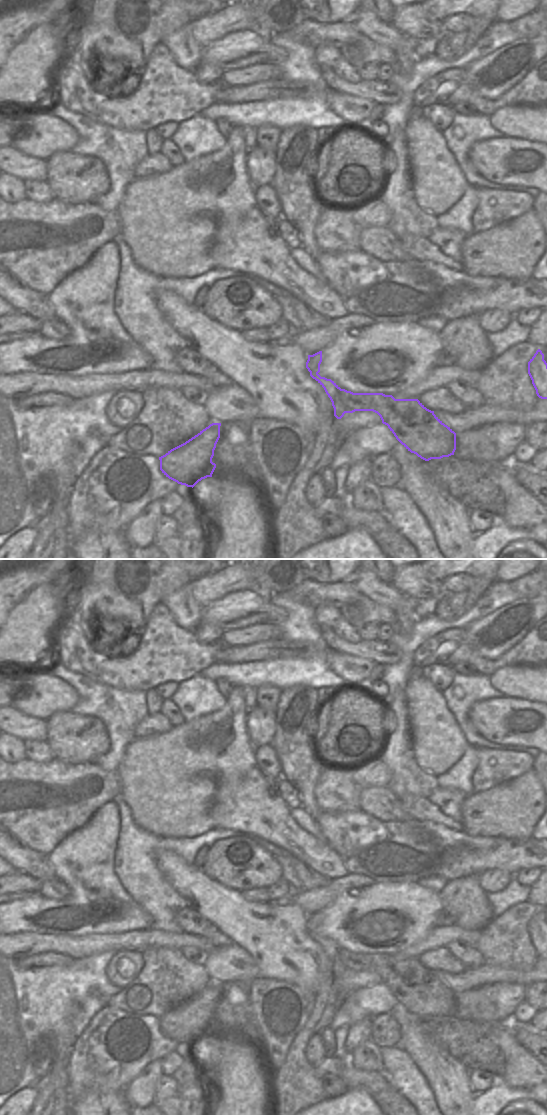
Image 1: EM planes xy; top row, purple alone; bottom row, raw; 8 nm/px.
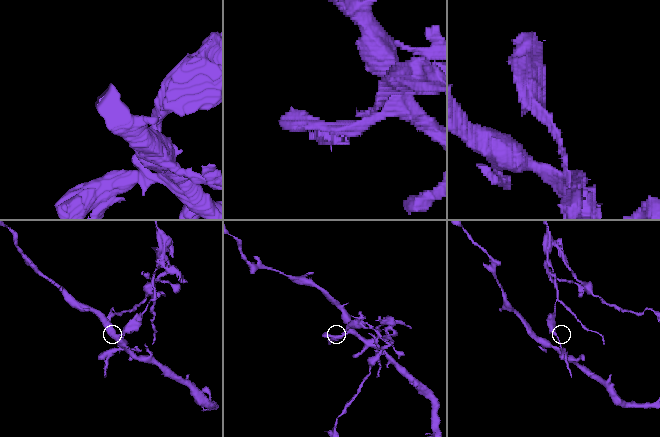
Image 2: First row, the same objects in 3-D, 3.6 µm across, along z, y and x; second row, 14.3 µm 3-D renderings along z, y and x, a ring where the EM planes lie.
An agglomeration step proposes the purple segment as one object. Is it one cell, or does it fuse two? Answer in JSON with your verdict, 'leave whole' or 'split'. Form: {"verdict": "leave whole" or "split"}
{"verdict": "split"}

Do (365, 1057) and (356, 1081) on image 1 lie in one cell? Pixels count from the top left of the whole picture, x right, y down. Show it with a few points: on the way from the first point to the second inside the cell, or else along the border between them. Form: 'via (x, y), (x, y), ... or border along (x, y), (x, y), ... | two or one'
border along (352, 1064), (357, 1068), (376, 1070), (383, 1073) | two

